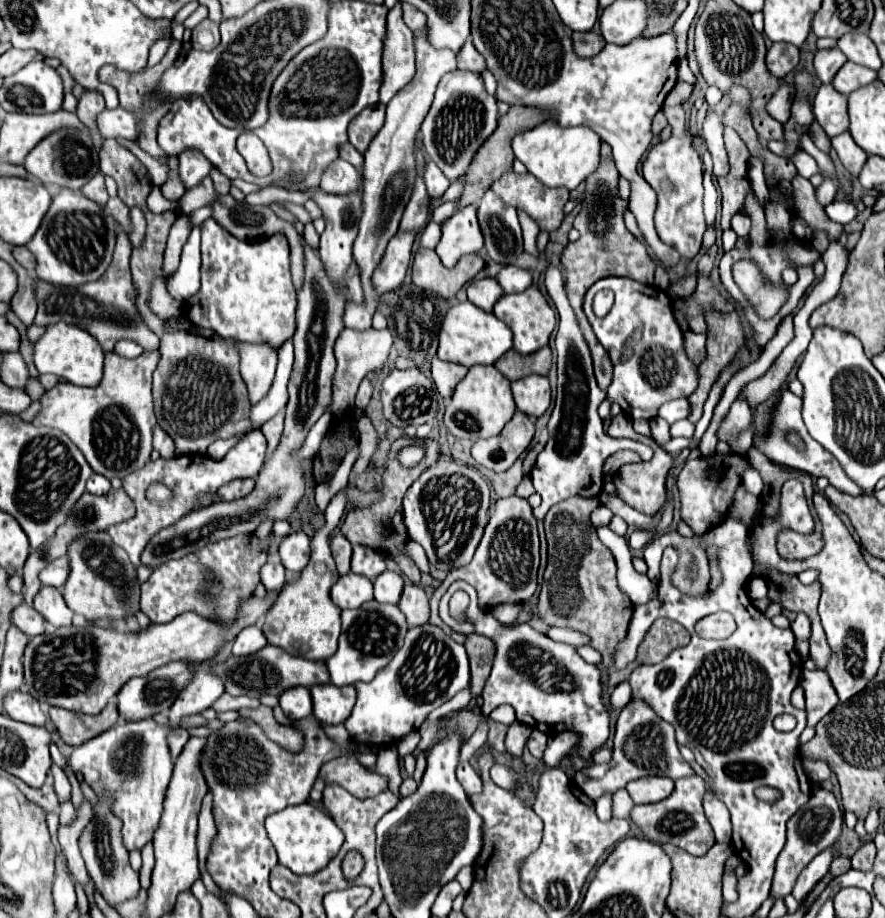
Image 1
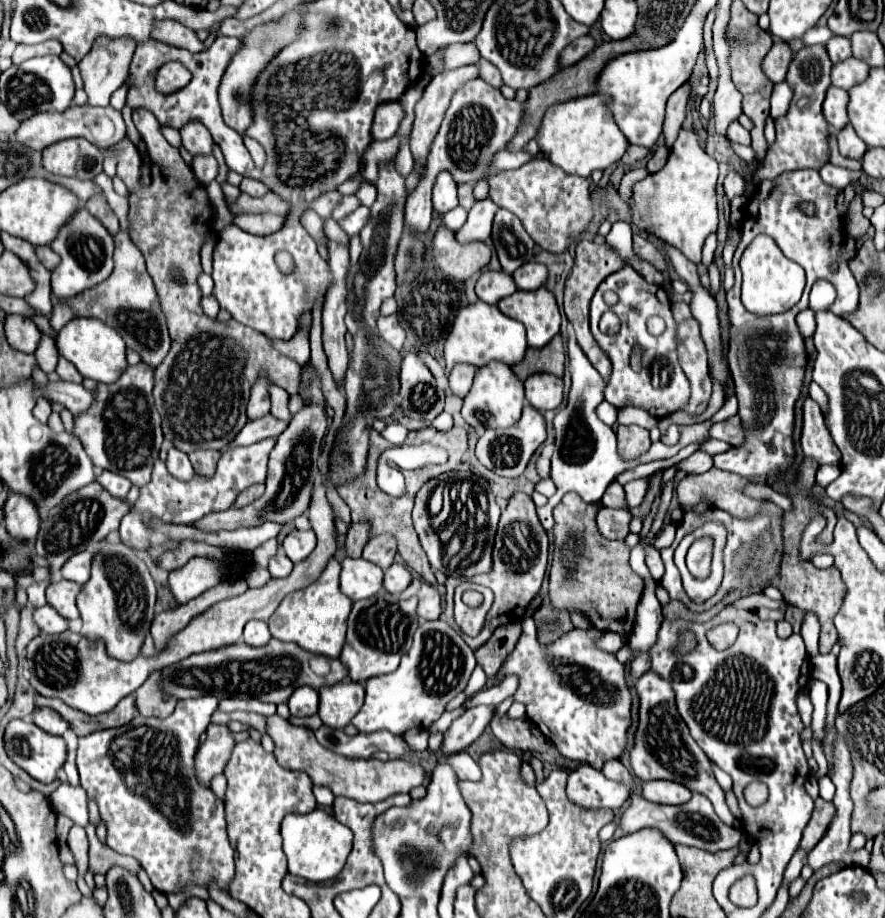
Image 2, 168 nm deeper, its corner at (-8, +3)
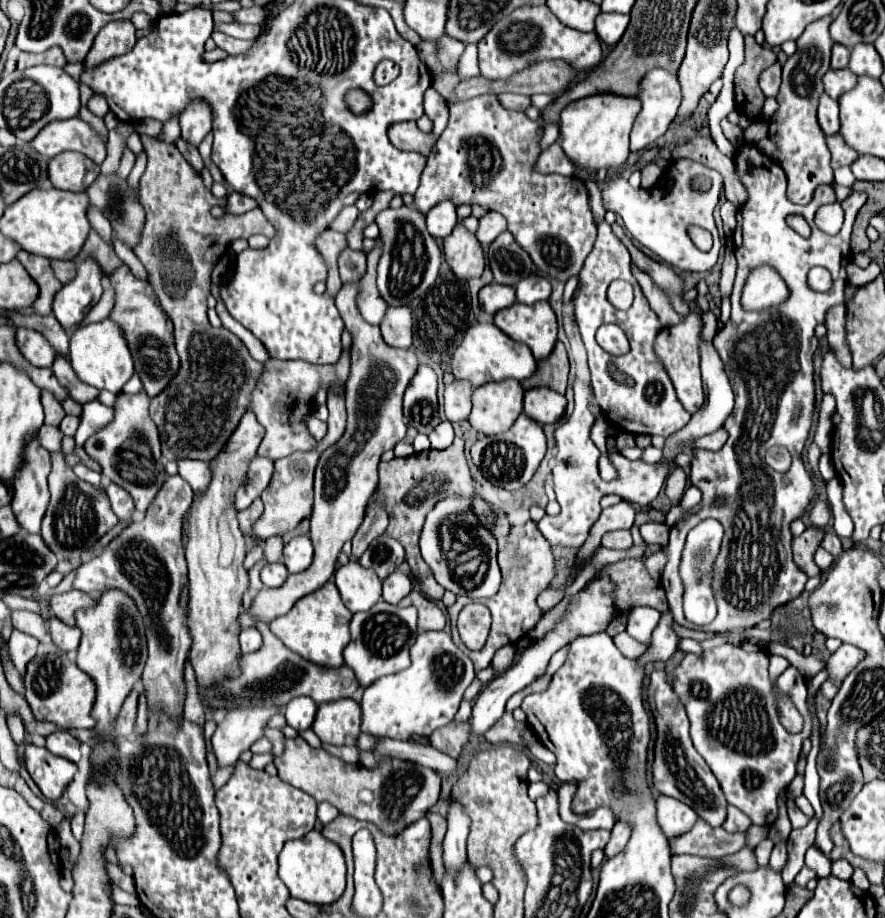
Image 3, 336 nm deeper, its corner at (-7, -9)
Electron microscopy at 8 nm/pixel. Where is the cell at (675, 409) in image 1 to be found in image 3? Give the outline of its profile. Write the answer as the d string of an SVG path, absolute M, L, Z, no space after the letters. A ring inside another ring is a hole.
M690 313L684 321L672 327L664 327L656 337L656 355L662 359L674 389L678 393L680 403L688 413L696 413L704 403L704 391L700 381L700 351L698 351L698 335L700 335L700 319L696 313Z

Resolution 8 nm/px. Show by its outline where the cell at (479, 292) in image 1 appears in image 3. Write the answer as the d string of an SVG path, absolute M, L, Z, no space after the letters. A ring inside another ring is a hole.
M490 283L490 285L480 289L478 299L480 299L480 309L482 311L486 311L488 315L496 315L496 311L506 309L506 307L516 303L516 291L508 285Z

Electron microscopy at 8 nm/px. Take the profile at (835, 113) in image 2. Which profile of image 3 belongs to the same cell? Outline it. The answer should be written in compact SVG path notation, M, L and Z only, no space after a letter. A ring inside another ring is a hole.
M828 95L820 97L818 105L818 123L826 135L836 135L840 131L840 107L838 101L830 99Z

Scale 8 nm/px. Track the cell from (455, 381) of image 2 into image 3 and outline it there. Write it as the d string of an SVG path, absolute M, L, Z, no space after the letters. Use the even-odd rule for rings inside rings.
M456 379L444 391L444 409L448 421L462 421L470 415L470 395L474 387L462 379Z

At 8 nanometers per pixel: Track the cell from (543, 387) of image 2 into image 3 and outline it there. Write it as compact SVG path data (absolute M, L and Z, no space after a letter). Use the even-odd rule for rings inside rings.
M548 387L530 389L524 395L524 413L530 419L538 421L540 425L560 421L564 409L566 409L566 397Z

